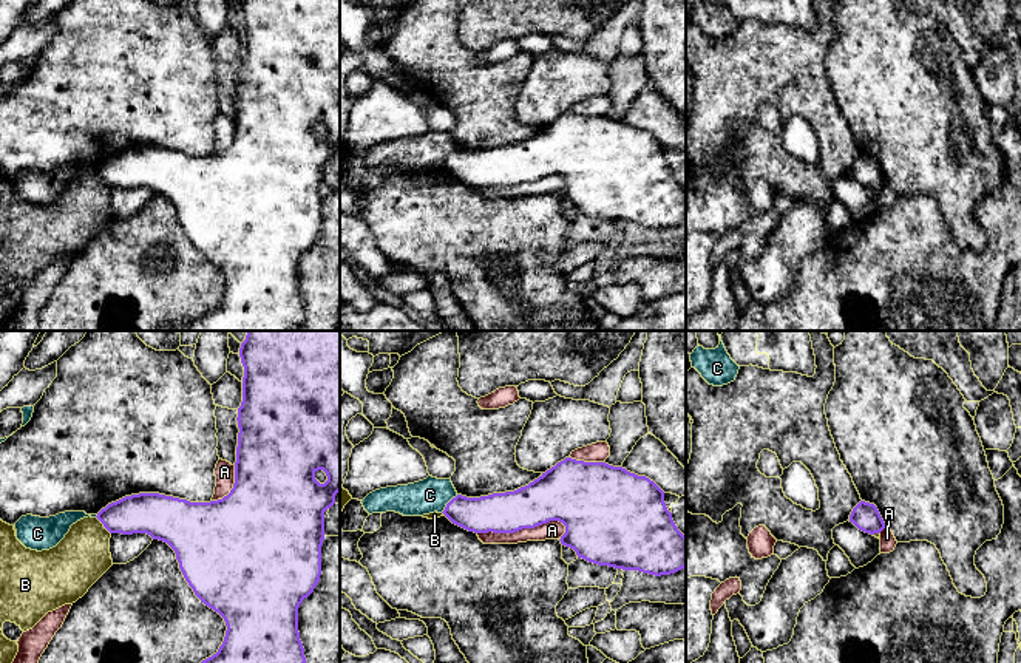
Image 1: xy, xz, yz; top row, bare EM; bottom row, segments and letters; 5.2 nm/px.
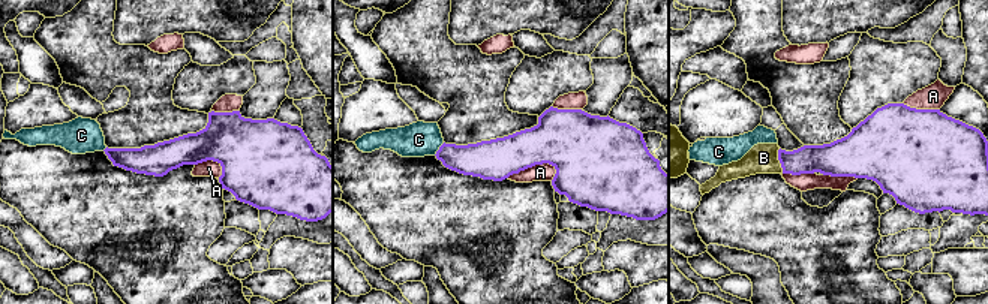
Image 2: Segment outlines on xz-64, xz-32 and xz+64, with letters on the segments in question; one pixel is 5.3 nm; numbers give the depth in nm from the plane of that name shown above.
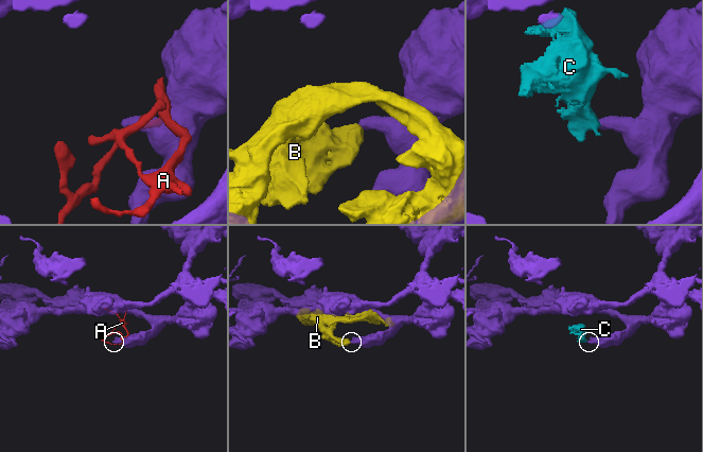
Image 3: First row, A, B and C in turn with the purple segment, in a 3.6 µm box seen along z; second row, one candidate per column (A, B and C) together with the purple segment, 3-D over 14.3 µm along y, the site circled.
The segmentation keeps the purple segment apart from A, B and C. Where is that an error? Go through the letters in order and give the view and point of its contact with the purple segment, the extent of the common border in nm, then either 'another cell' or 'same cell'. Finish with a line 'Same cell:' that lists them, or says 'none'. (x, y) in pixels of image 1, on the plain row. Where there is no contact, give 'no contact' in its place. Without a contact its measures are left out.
A: xz (521, 183) | 460 nm | another cell
B: xy (104, 180) | 120 nm | another cell
C: xz (448, 156) | 130 nm | same cell
Same cell: C

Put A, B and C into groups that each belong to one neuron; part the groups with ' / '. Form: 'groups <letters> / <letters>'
groups A / B / C

